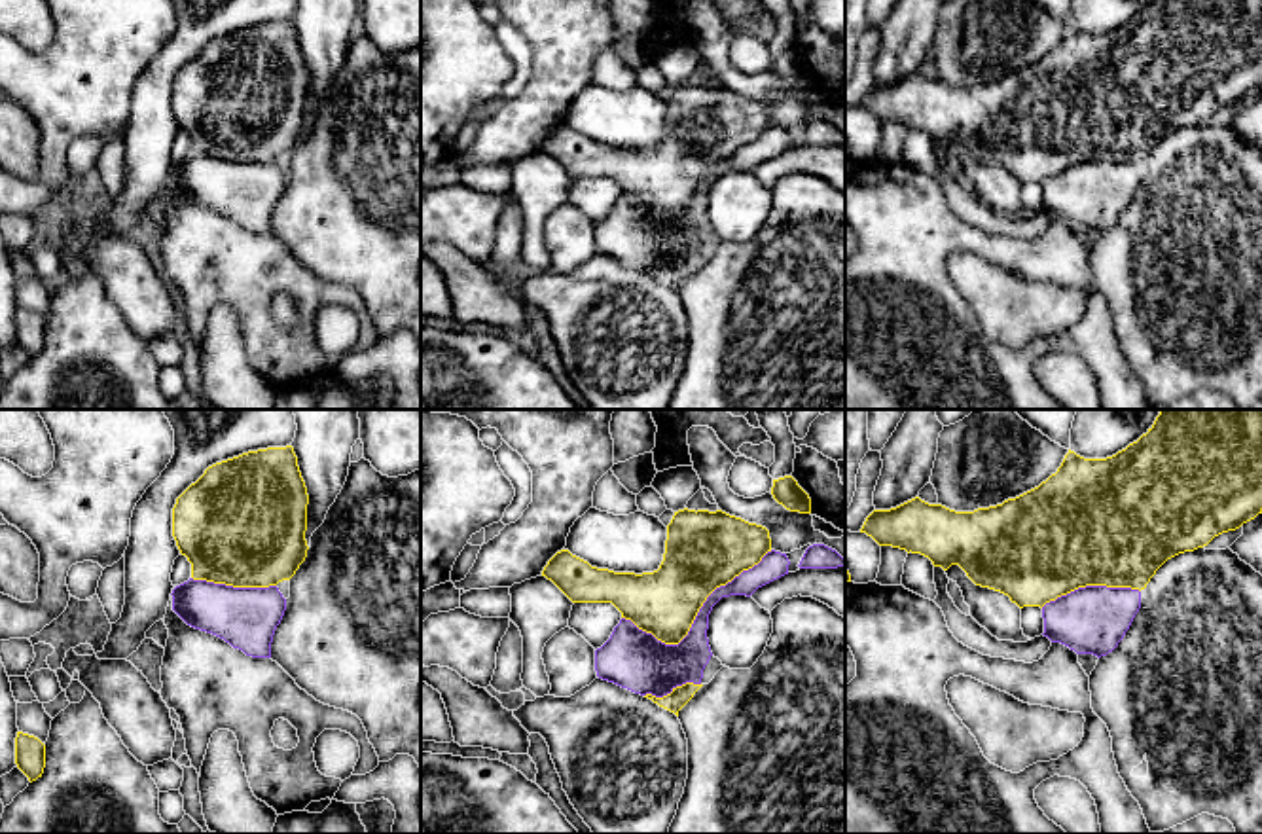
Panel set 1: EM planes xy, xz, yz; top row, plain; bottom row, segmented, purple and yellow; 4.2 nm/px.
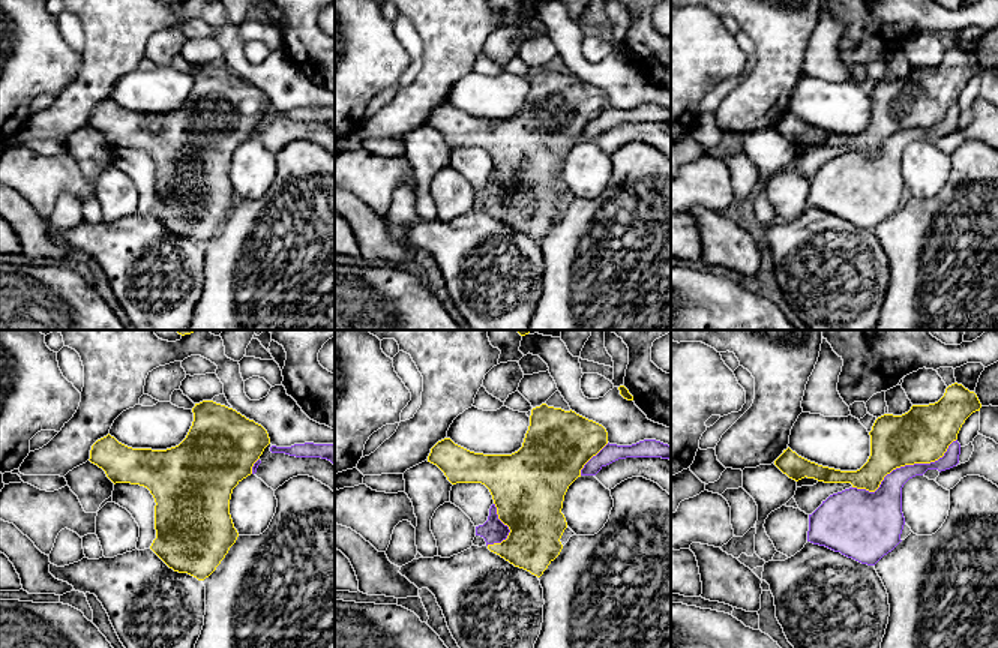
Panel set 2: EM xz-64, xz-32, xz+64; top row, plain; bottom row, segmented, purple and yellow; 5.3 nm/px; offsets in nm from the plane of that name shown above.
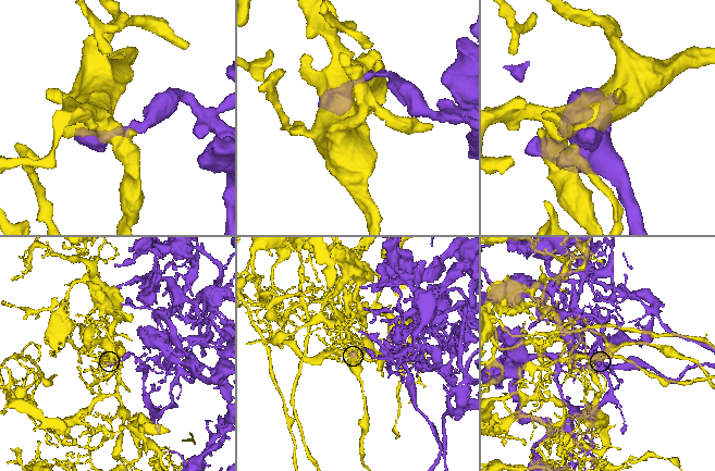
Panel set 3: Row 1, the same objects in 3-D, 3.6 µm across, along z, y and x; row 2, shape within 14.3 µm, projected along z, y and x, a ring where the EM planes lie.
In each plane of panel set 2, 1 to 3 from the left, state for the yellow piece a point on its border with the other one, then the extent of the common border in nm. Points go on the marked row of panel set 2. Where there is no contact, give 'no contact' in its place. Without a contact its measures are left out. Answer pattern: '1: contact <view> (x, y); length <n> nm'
1: contact xz-64 (254, 465); length 100 nm
2: contact xz-32 (509, 530); length 240 nm
3: contact xz+64 (905, 465); length 600 nm

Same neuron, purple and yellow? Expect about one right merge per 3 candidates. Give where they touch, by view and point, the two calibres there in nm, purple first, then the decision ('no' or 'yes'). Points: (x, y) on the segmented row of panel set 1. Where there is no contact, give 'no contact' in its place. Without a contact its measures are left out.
meets purple in xz at (696, 616); 190 nm thick on the purple side, 300 nm on the other; yes

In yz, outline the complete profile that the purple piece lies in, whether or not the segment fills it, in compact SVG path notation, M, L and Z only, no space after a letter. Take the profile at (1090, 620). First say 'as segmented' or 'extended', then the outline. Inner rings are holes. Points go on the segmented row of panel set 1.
extended; M1162 409L1137 442L1107 459L1084 459L1069 449L1061 466L1038 487L1002 504L955 512L919 497L874 510L860 533L879 546L921 553L934 567L959 565L982 588L1001 591L1019 608L1040 607L1044 637L1076 654L1112 652L1141 608L1141 591L1171 557L1207 546L1262 514L1262 409Z

